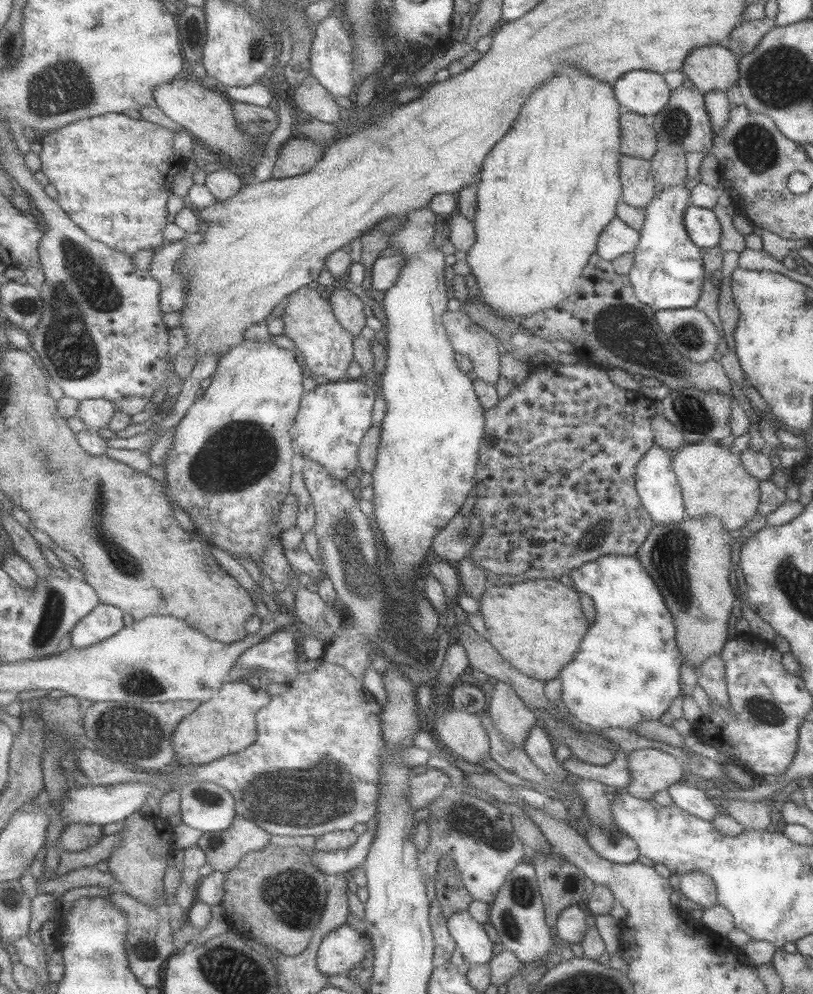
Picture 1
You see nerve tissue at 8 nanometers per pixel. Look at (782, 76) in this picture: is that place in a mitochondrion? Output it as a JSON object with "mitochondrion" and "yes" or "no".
{"mitochondrion":"yes"}

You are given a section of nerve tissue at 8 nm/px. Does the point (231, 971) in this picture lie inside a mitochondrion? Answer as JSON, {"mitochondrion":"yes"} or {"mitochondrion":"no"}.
{"mitochondrion":"yes"}

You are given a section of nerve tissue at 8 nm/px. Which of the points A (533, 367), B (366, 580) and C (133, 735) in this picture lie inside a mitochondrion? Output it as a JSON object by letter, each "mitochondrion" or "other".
{"A":"other","B":"mitochondrion","C":"mitochondrion"}

